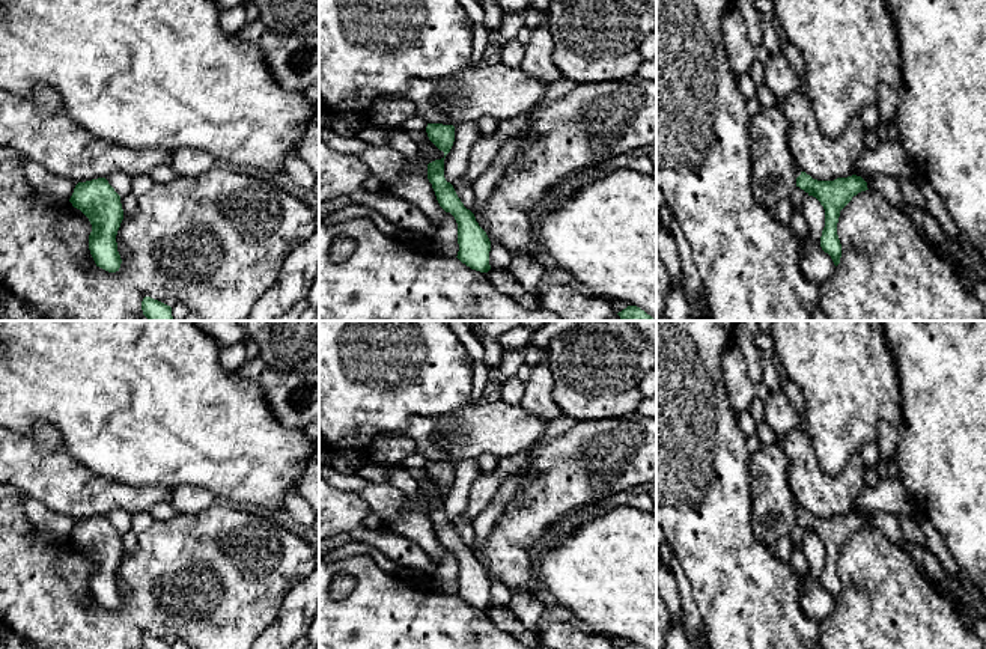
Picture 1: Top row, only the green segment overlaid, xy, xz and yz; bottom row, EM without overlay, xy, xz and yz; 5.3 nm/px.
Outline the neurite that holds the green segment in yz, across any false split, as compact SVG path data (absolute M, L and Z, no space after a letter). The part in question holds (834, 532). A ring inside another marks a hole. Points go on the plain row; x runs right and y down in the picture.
M805 509L796 515L796 524L808 533L816 535L825 547L825 565L820 574L820 584L828 590L837 604L841 595L841 581L837 572L840 548L861 529L869 527L867 520L857 512L837 515L834 518L817 518Z

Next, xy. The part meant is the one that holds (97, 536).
M105 515L78 520L69 536L90 559L89 587L96 604L116 610L122 596L116 572L123 557L120 533Z

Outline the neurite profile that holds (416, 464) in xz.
M417 452L408 455L402 462L417 482L429 476L426 470L428 459Z

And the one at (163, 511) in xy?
M161 501L157 503L149 509L149 513L157 520L157 521L167 521L173 516L178 515L176 509L172 506L170 501Z

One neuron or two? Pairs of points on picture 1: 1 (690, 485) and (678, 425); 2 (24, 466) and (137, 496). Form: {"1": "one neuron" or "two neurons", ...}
{"1": "one neuron", "2": "one neuron"}

